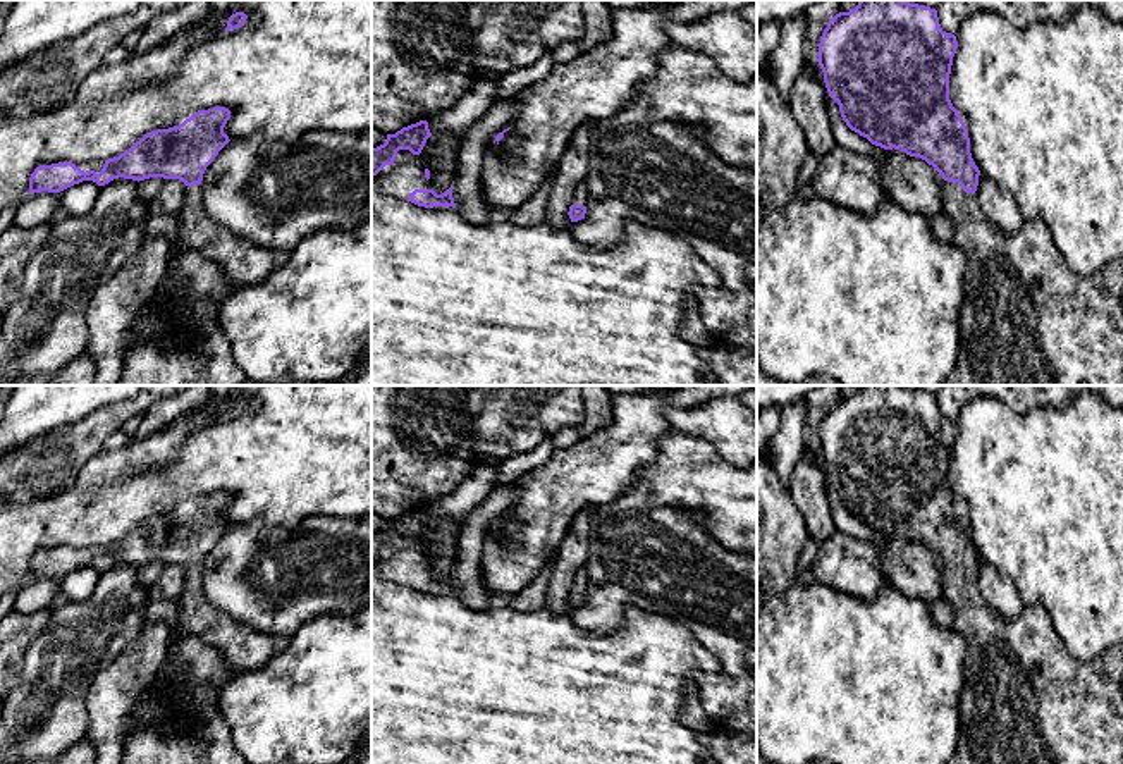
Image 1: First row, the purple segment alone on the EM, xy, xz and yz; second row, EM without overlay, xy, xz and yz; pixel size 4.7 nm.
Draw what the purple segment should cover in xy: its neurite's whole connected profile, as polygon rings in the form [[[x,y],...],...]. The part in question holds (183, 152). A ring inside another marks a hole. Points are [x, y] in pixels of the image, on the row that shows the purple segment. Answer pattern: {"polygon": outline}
{"polygon": [[[225,107],[198,110],[179,126],[144,134],[119,157],[40,165],[29,177],[29,194],[48,191],[60,196],[83,181],[105,186],[119,177],[138,182],[179,179],[187,189],[169,265],[182,253],[194,253],[218,265],[232,287],[261,284],[275,268],[272,251],[232,234],[203,206],[203,174],[230,141],[224,132],[229,119]]]}

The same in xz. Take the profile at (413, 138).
{"polygon": [[[426,120],[387,134],[384,145],[371,148],[371,179],[382,193],[433,210],[456,210],[451,188],[437,194],[430,188],[430,170],[420,163],[420,153],[432,136]]]}

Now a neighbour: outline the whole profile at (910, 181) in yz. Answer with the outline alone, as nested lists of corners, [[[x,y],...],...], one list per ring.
[[[894,148],[889,150],[886,158],[877,162],[881,167],[881,181],[889,200],[927,219],[942,213],[944,179],[932,165]]]

